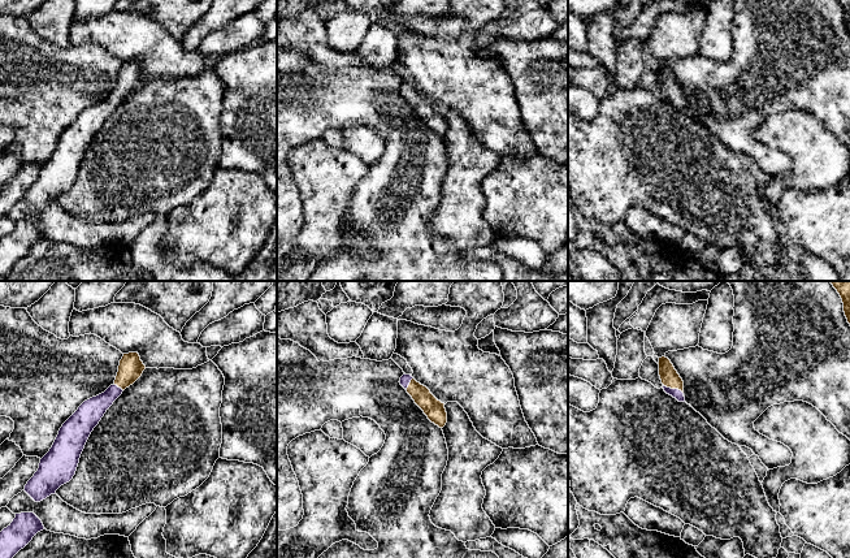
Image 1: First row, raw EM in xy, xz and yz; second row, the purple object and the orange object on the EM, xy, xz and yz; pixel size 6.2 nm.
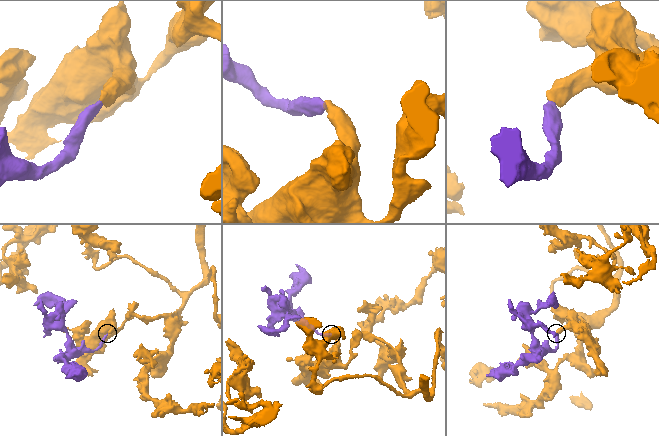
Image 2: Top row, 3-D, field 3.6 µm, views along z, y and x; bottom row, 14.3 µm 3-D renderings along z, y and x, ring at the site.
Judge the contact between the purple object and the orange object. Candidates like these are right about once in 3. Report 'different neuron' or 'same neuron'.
same neuron

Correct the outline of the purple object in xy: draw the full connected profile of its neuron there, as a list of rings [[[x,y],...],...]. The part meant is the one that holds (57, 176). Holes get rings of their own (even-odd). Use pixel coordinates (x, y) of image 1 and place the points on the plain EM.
[[[138,61],[123,62],[114,92],[104,101],[84,109],[62,133],[49,160],[40,168],[39,177],[25,194],[25,200],[40,211],[55,203],[75,183],[84,153],[107,118],[143,82],[146,74]]]

